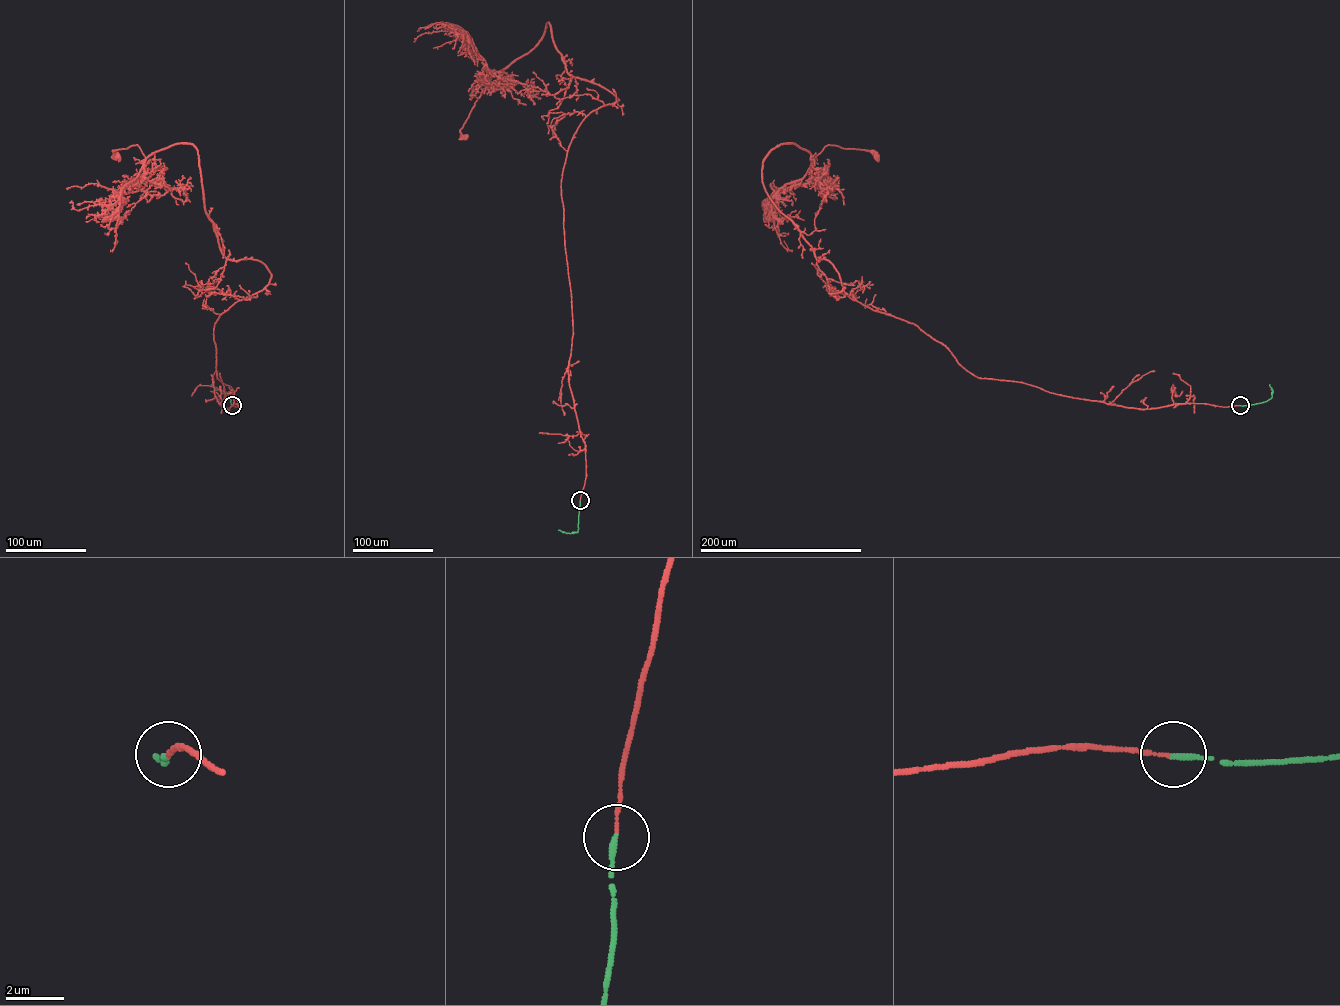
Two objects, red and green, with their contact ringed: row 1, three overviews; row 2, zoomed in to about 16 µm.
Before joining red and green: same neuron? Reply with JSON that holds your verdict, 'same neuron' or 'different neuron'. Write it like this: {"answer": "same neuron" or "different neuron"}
{"answer": "same neuron"}

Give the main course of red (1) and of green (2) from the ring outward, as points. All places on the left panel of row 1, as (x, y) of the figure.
1: (232, 405), (220, 405), (215, 324), (271, 273), (222, 253), (192, 144), (146, 158), (133, 145), (118, 157)
2: (232, 405), (229, 395), (211, 384)

